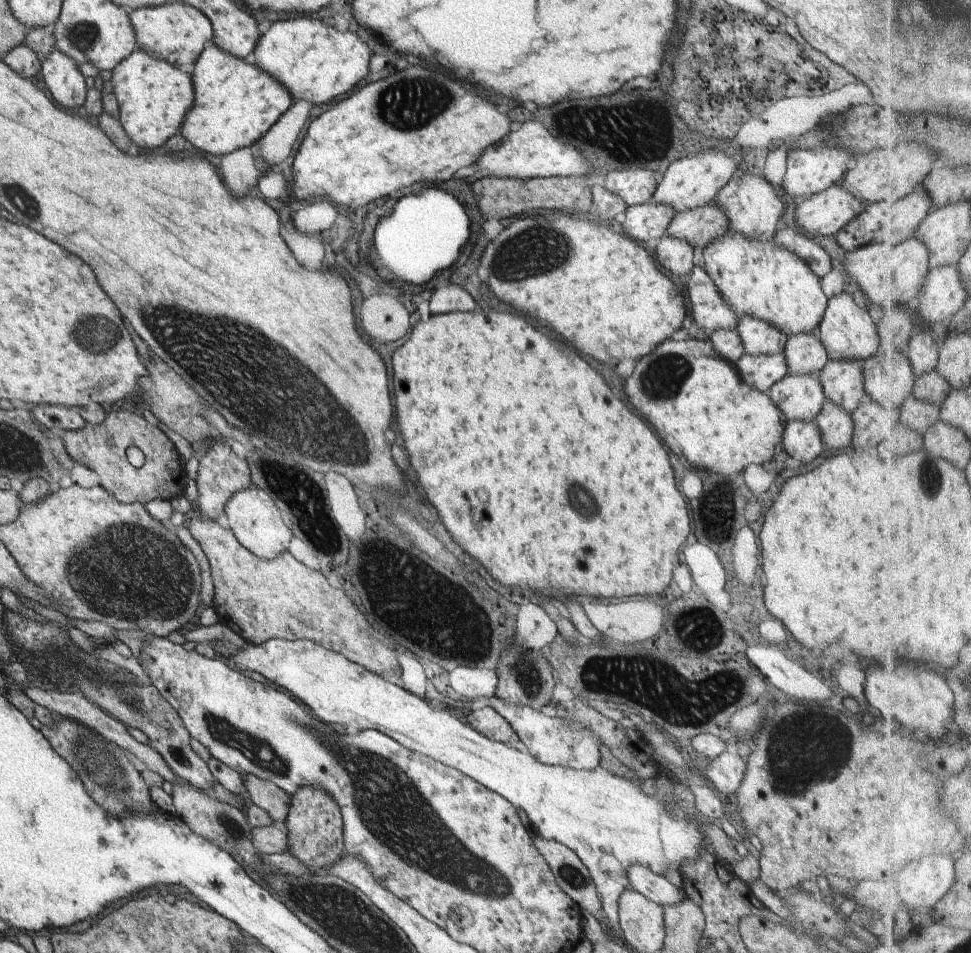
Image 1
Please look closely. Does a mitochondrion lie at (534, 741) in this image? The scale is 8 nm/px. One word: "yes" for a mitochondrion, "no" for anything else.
no

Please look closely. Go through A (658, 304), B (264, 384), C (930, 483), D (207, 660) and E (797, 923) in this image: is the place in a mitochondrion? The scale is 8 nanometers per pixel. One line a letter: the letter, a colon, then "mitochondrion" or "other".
A: other
B: mitochondrion
C: mitochondrion
D: other
E: other

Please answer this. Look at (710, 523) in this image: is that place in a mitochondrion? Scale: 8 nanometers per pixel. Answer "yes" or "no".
no

